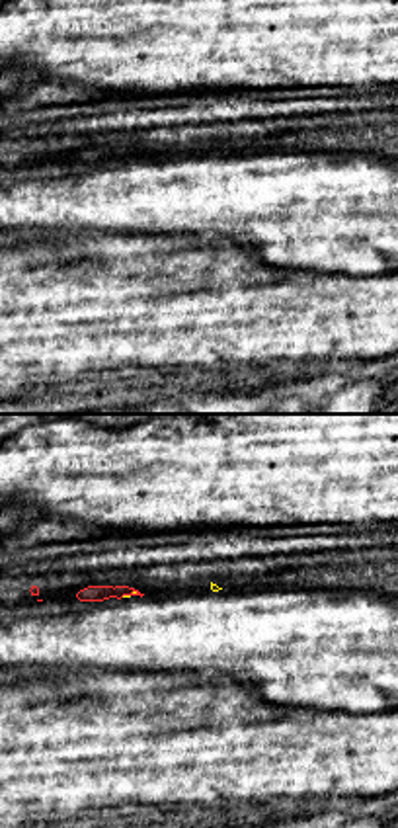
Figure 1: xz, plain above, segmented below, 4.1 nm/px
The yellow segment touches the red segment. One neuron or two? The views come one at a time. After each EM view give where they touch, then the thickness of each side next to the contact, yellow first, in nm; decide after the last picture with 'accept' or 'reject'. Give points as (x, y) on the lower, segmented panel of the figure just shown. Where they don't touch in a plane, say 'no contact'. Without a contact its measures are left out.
meets yellow at (129, 596); 20 nm thick on the yellow side, 60 nm on the other

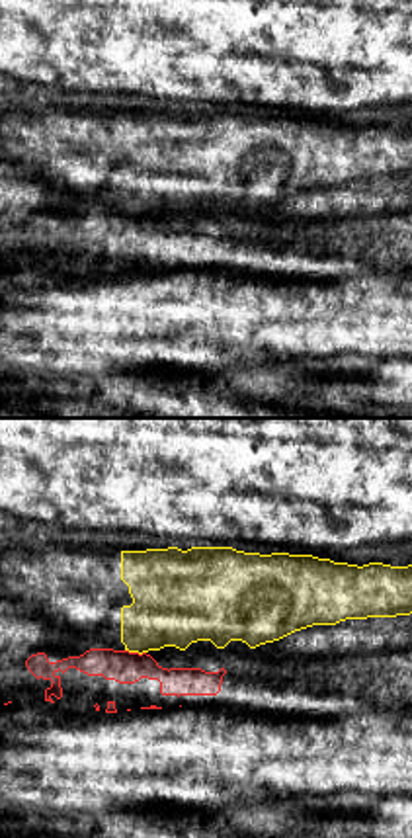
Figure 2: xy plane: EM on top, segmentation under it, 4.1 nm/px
meets yellow at (135, 651); 360 nm thick on the yellow side, 140 nm on the other

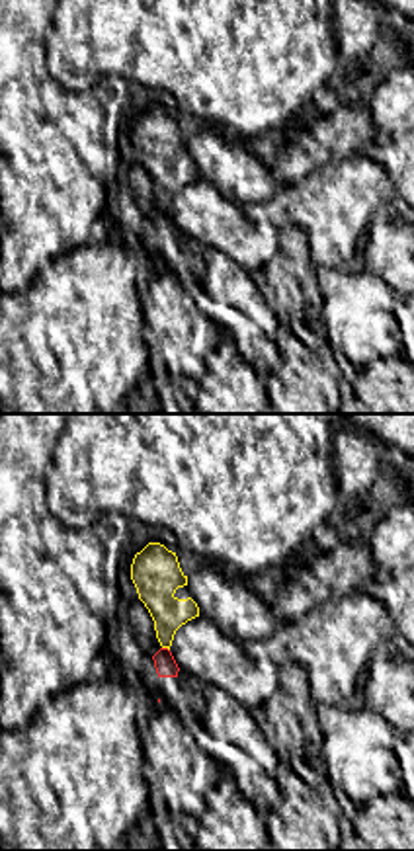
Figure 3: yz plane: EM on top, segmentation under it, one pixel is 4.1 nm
meets yellow at (166, 647); 150 nm thick on the yellow side, 90 nm on the other

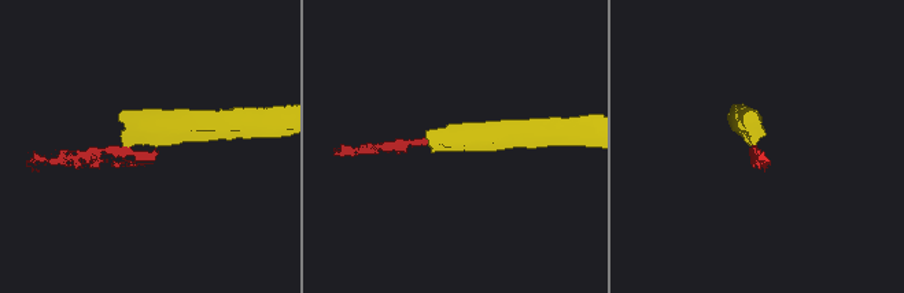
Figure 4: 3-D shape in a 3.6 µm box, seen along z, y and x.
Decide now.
reject

